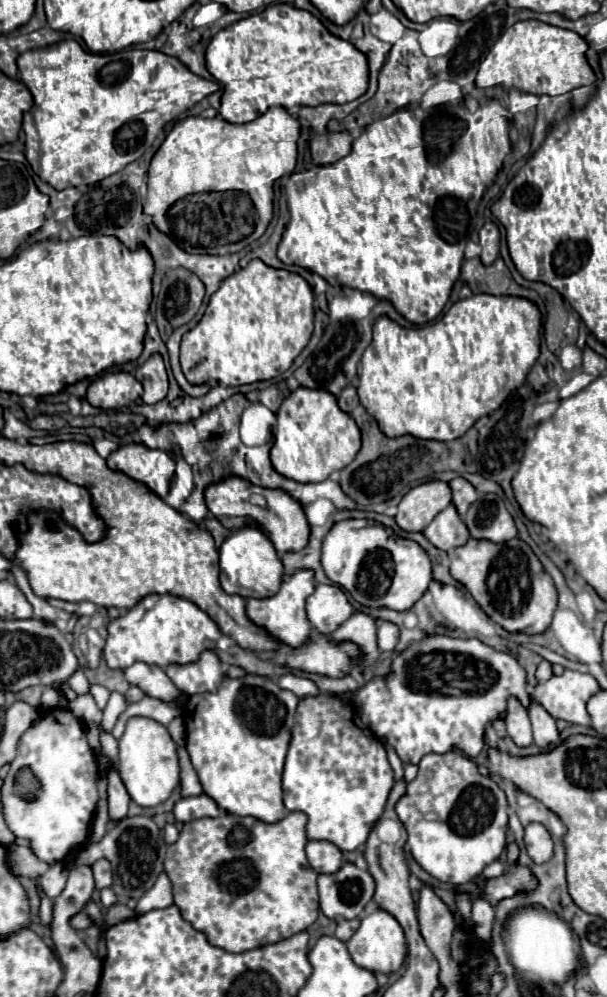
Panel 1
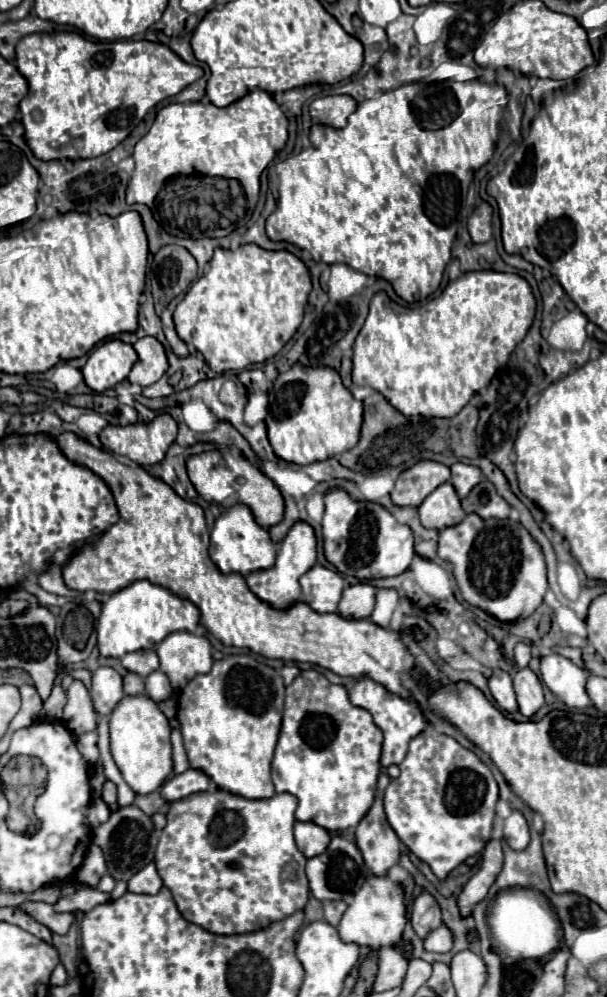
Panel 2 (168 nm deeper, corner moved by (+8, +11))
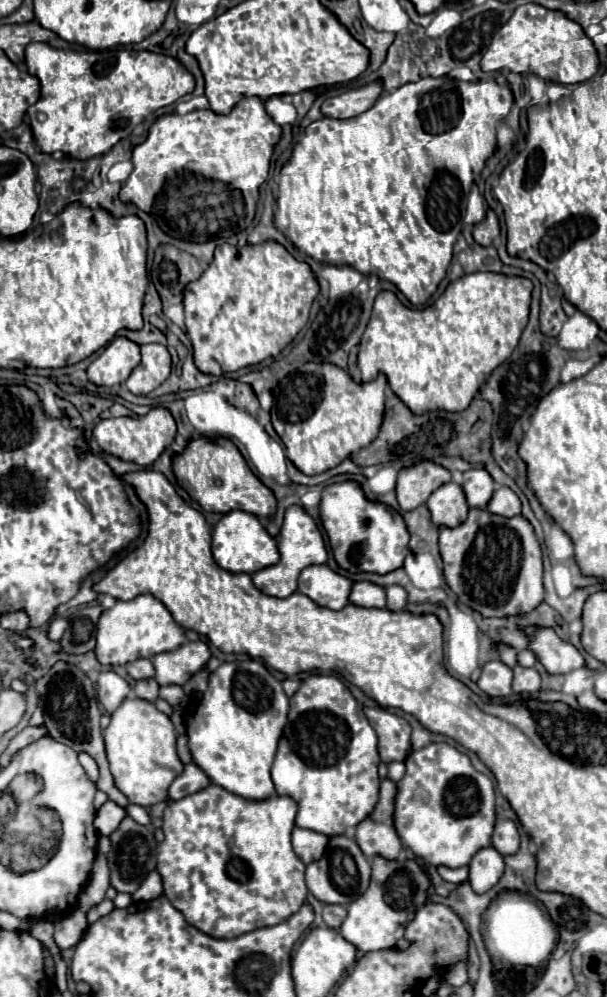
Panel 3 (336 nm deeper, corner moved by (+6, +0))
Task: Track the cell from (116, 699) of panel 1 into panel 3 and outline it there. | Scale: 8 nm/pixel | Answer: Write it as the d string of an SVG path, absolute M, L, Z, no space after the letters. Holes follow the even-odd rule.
M101 671L99 673L99 677L97 677L97 697L99 697L99 703L109 713L113 713L129 693L131 693L129 683L123 677L119 677L115 671Z

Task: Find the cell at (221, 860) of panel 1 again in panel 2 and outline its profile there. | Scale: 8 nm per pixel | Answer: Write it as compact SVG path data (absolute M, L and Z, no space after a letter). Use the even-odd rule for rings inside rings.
M207 790L173 802L167 826L161 832L155 866L163 884L171 890L185 920L213 934L245 934L267 928L303 910L309 898L305 876L307 858L297 850L293 838L297 800L291 794L275 794L267 800L247 800L223 790Z

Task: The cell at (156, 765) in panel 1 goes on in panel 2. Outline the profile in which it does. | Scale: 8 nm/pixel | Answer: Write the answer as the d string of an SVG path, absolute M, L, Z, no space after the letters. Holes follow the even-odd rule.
M125 696L111 714L111 756L135 794L151 794L163 786L173 772L171 760L171 726L159 706L147 696Z

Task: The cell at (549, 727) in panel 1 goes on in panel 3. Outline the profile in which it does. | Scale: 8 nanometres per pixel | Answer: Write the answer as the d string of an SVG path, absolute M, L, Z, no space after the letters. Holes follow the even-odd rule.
M515 665L513 667L513 691L515 693L523 693L523 691L539 691L541 689L541 677L533 667L521 667Z

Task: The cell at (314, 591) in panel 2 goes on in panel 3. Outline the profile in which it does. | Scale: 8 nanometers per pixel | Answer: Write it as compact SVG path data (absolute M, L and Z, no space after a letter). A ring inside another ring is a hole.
M313 565L301 571L297 591L321 607L339 611L349 603L351 585L351 579L335 573L329 565Z

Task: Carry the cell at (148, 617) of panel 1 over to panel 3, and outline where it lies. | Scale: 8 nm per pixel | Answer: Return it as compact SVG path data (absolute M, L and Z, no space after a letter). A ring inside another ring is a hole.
M139 595L131 601L117 601L115 607L105 609L97 621L95 657L103 665L127 665L139 657L153 657L161 651L173 651L185 641L183 629L173 621L165 605L153 595Z

